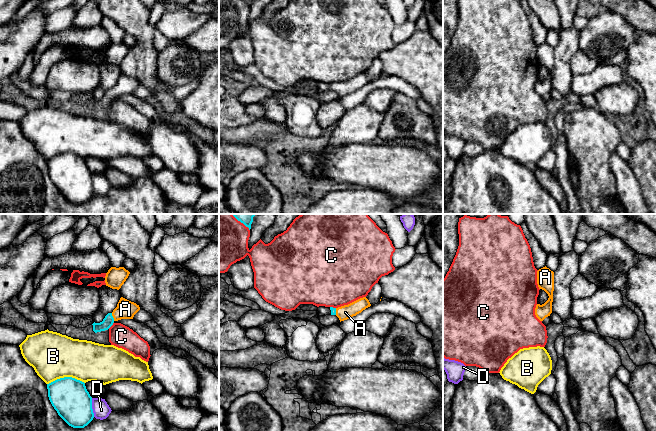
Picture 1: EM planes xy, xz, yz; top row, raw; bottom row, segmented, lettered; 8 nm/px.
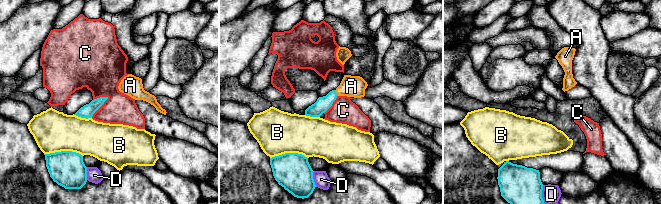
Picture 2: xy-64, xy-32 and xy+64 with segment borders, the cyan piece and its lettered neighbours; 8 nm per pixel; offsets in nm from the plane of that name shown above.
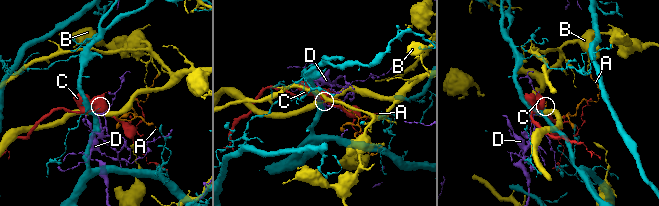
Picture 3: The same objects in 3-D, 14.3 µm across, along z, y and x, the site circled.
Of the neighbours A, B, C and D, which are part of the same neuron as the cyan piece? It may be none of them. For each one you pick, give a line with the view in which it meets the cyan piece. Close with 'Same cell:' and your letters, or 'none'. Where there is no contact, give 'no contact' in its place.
A: xy
Same cell: A

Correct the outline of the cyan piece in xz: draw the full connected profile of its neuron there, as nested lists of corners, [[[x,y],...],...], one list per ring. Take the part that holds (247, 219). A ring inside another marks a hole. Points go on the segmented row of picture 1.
[[[232,214],[238,221],[243,223],[246,227],[251,229],[251,224],[253,222],[253,217],[256,214]]]

